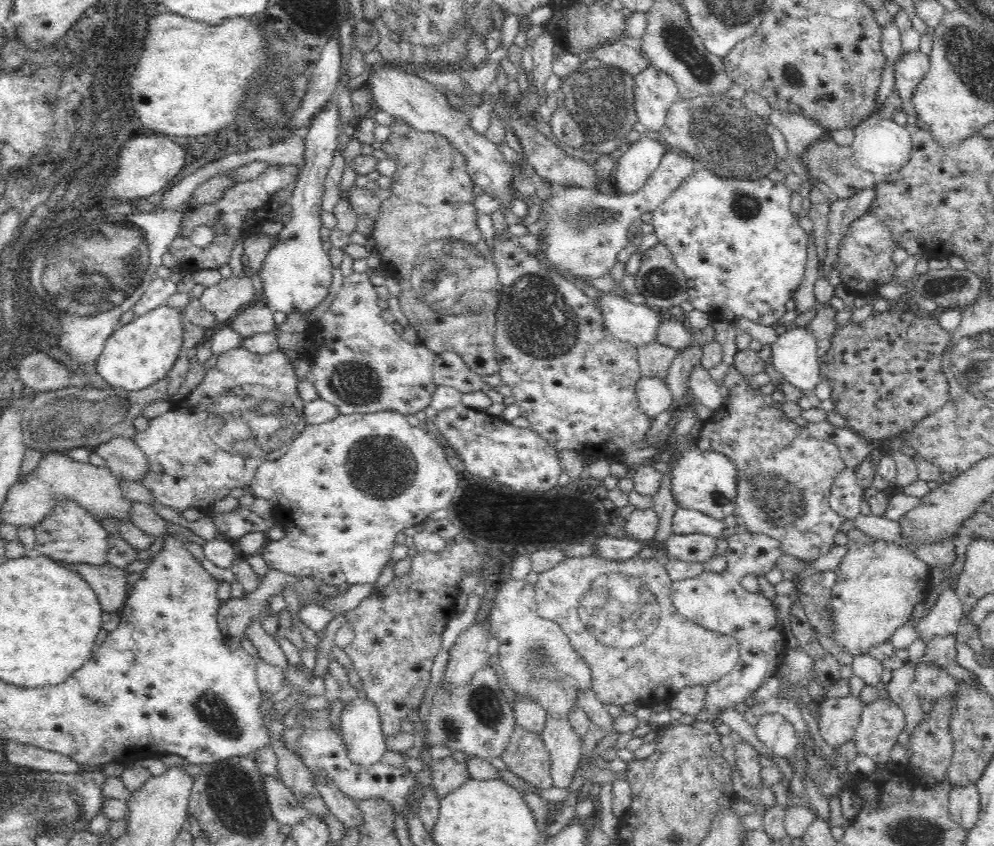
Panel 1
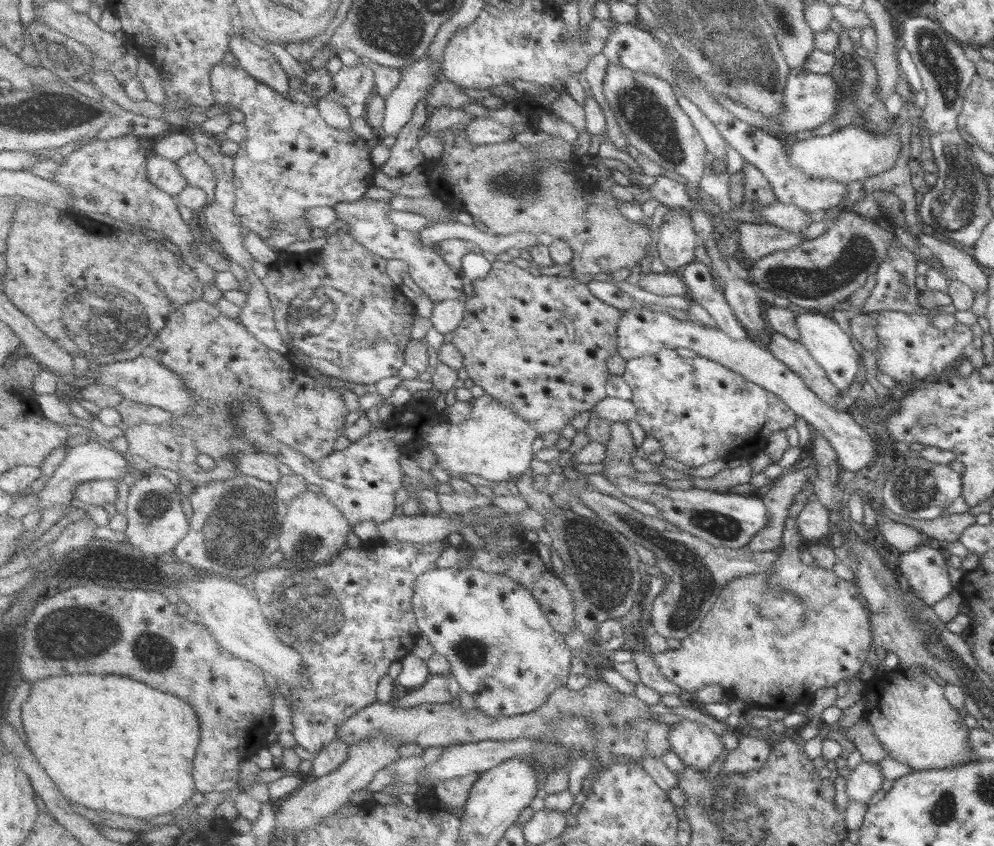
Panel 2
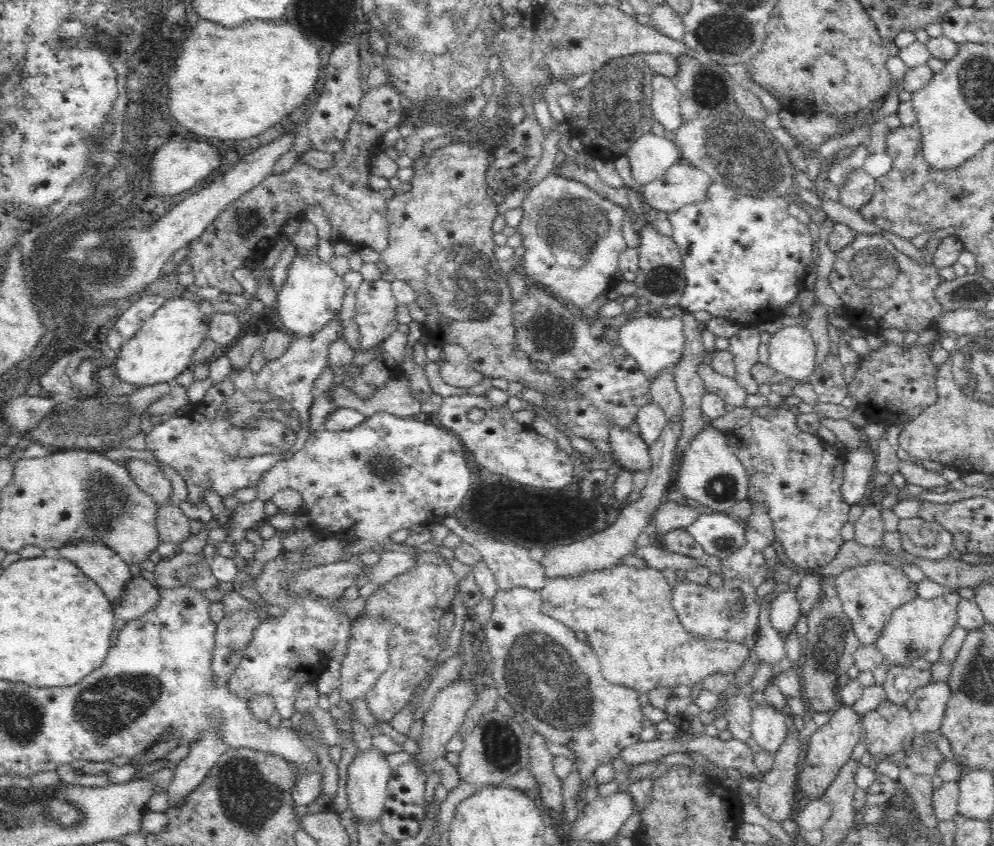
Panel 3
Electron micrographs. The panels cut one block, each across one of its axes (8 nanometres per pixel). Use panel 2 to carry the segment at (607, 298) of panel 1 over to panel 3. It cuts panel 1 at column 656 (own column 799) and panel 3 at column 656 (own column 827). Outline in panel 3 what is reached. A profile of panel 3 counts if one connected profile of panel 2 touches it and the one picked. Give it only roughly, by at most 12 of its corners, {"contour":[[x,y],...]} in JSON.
{"contour":[[683,317],[621,318],[619,343],[648,378],[681,359]]}

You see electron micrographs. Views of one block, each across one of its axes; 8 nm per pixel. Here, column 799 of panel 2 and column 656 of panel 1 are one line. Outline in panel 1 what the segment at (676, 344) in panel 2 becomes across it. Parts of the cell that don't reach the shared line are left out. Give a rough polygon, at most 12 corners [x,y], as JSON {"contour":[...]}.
{"contour":[[642,375],[636,383],[640,411],[652,420],[672,407],[666,380]]}

